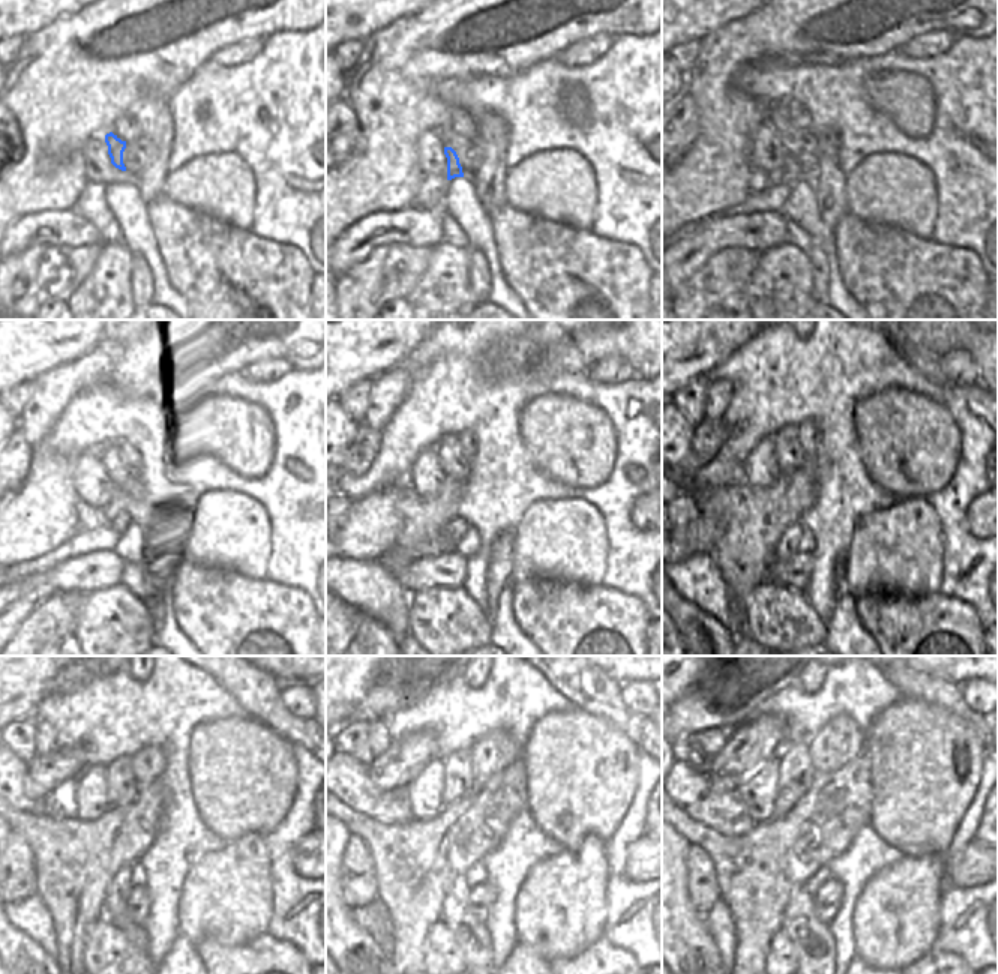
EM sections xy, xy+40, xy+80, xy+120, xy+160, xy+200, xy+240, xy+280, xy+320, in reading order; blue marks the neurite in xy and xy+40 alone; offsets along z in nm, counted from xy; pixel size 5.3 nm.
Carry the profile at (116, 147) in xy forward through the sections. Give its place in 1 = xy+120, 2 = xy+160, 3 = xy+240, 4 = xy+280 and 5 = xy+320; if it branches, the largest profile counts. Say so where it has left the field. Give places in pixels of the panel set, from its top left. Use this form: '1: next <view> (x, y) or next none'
1: next xy+120 (113, 514)
2: next xy+160 (452, 533)
3: next xy+240 (120, 886)
4: next xy+280 (471, 935)
5: next xy+320 (814, 943)

